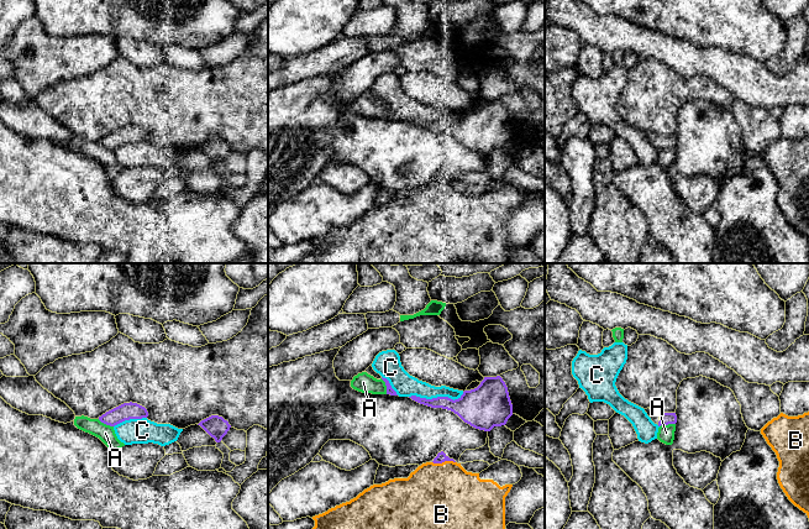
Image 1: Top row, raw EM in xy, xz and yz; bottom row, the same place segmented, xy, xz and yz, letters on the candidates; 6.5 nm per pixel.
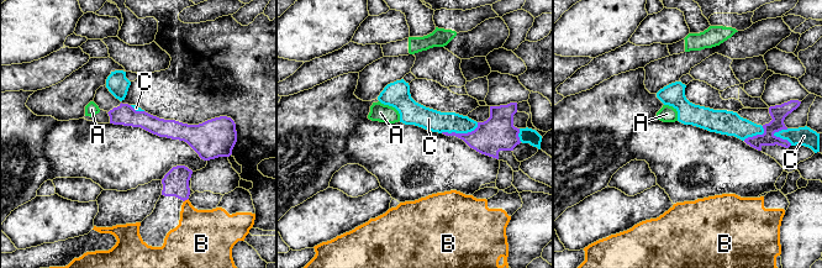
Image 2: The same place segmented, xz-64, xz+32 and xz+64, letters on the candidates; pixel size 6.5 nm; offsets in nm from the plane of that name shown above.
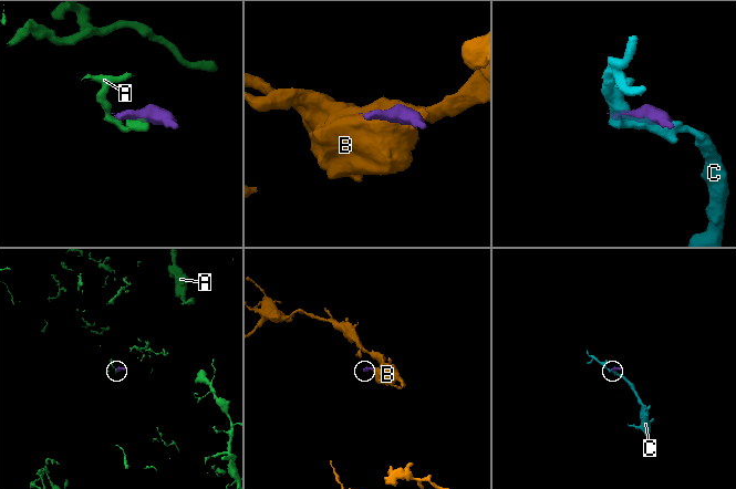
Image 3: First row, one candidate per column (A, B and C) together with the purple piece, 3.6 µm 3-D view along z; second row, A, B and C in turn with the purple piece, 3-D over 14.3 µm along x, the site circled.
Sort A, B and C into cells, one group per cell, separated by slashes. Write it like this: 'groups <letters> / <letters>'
groups A / B / C

